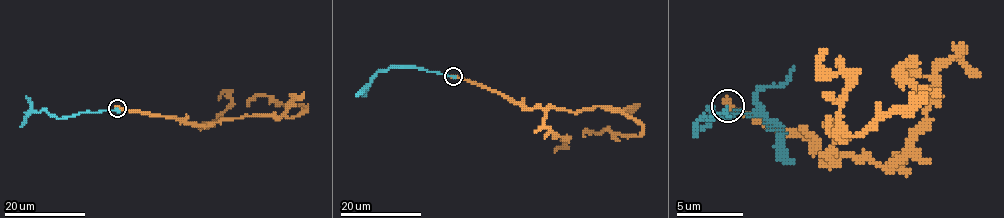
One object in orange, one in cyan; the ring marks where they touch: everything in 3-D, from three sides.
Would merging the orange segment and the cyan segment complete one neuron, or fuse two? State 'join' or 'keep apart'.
keep apart

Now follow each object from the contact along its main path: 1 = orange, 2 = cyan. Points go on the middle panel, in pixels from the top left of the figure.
1: (453, 76), (506, 95), (529, 108), (618, 108), (643, 127), (638, 136), (614, 135), (607, 130), (584, 136)
2: (453, 76), (414, 67), (392, 67), (379, 71), (361, 96)

